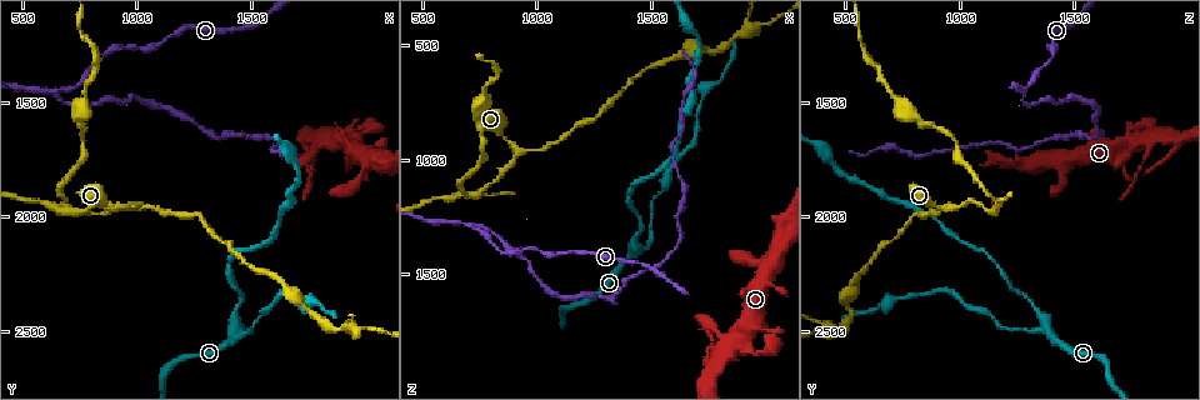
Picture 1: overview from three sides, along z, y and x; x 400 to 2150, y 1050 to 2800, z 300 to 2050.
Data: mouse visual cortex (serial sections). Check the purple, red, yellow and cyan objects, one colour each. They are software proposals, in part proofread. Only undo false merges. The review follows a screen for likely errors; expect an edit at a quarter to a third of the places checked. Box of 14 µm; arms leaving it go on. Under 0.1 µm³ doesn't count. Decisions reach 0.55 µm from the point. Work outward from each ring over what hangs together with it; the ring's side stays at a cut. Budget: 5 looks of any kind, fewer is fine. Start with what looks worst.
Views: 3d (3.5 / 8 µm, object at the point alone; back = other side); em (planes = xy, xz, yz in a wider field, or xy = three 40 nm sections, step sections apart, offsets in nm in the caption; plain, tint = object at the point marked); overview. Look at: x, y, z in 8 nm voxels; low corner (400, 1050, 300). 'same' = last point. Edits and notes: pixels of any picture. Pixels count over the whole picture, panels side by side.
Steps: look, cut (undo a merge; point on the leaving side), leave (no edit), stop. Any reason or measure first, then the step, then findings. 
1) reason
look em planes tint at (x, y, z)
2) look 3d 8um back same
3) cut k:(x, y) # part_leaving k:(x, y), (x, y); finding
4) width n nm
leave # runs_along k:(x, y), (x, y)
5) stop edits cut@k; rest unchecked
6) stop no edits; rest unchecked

look 3d 8um at (680, 1450, 1280)

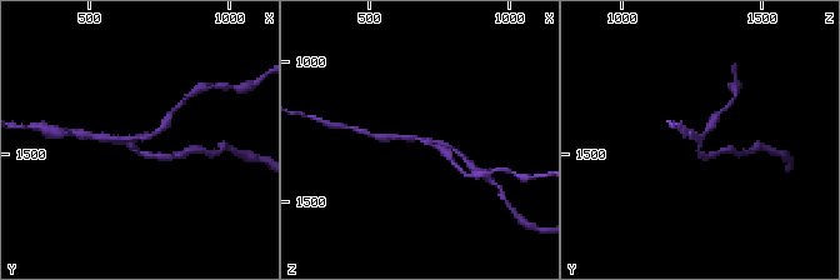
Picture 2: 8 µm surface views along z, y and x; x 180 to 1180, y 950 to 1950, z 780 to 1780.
look 3d 3.5um at (660, 1440, 1280)

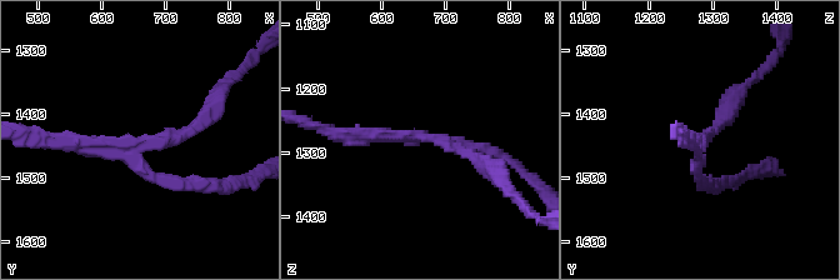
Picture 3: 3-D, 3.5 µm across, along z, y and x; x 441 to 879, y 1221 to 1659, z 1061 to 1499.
arms 3; arm_widths 150, 150, 200 nm; now the EM
look em planes tint at (670, 1450, 1280)

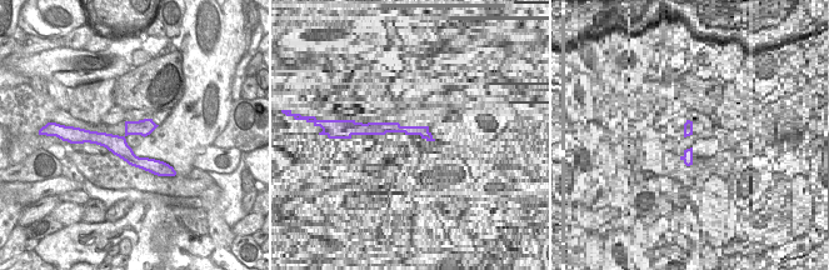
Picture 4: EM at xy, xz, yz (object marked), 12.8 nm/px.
cut 3:(171, 185) # part_leaving 3:(136, 153), (151, 176), (240, 184); two cells meet here

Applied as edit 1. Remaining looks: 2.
three arms meet
look 3d 3.5um at (930, 1950, 970)

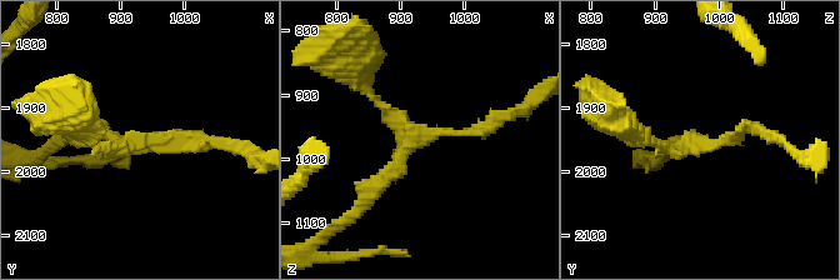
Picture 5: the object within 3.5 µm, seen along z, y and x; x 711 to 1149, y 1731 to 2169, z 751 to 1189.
look em xy step 1 tint at (920, 1955, 965)

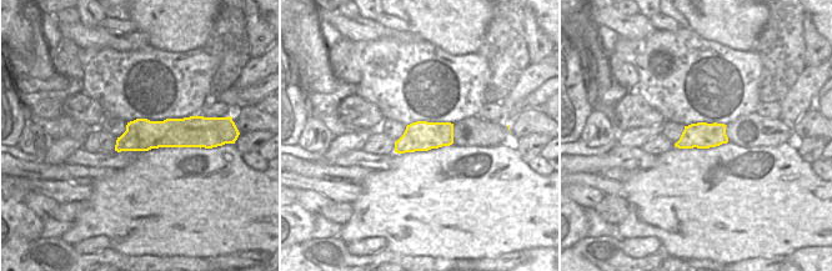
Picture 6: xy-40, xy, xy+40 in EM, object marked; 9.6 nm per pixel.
arms 3
leave # runs_along 5:(355, 80), (413, 135), (366, 195); all the same cell

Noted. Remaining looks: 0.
stop edits cut@3; rest unchecked

